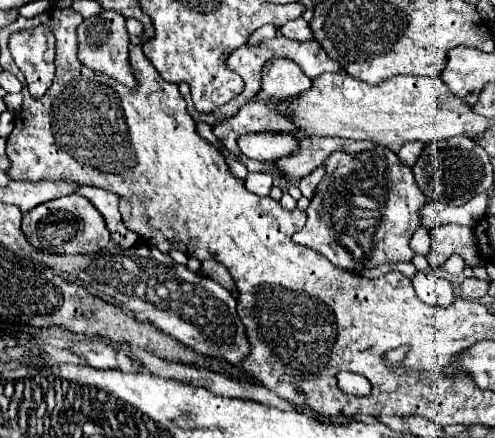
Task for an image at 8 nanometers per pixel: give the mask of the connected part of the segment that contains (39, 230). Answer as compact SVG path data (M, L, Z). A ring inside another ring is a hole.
M67 194L29 210L23 214L21 228L31 246L49 254L95 254L111 240L101 212L81 194Z

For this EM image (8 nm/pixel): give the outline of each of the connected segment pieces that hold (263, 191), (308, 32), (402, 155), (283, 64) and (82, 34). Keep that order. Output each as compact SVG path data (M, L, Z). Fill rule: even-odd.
M249 172L247 180L245 180L245 186L253 194L267 196L269 190L271 190L271 186L273 186L273 176L271 174L263 174L263 172Z
M303 18L291 20L285 26L281 26L281 34L289 40L297 40L297 42L307 42L313 40L313 30L309 26L309 22L305 22Z
M405 142L405 144L401 146L401 150L397 152L397 156L399 156L399 160L401 160L405 166L413 166L413 164L417 162L421 150L423 150L423 144L421 144L421 142Z
M273 58L263 66L263 86L259 92L263 98L293 98L309 88L311 80L289 58Z
M103 10L99 16L83 20L81 26L77 28L77 36L79 36L79 60L85 66L89 66L91 70L107 74L129 88L137 86L137 82L131 74L131 68L129 68L129 62L127 62L129 34L125 28L125 18L121 14L117 14L113 10Z

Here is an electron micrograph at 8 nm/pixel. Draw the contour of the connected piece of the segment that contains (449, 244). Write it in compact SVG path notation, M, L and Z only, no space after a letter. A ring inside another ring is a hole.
M445 224L431 230L431 250L429 250L429 264L433 268L441 268L451 254L463 256L469 260L475 256L475 242L473 230L469 226Z

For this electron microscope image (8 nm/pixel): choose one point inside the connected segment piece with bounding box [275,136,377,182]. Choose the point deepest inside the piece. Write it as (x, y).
(314, 149)

